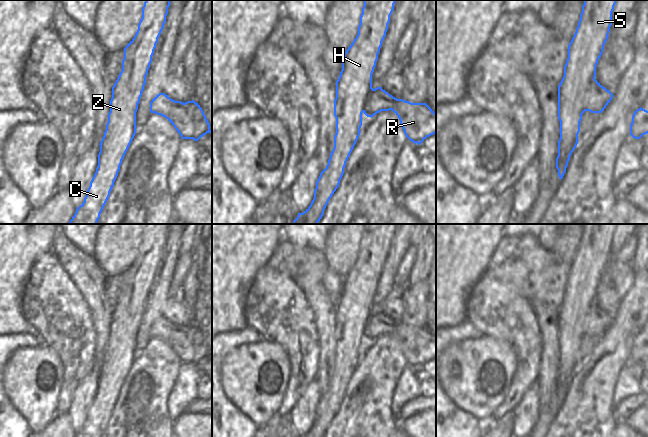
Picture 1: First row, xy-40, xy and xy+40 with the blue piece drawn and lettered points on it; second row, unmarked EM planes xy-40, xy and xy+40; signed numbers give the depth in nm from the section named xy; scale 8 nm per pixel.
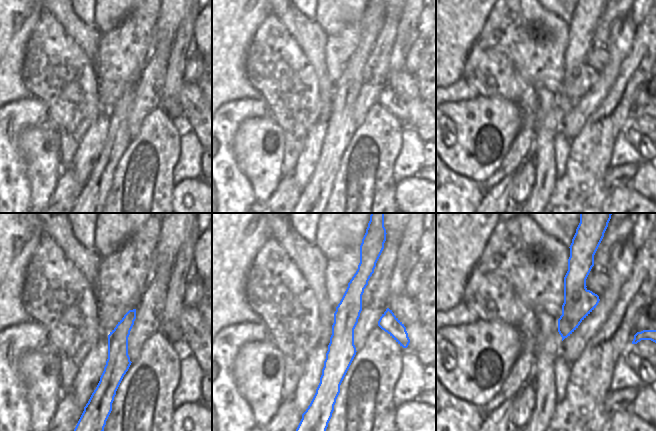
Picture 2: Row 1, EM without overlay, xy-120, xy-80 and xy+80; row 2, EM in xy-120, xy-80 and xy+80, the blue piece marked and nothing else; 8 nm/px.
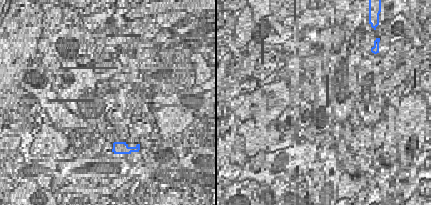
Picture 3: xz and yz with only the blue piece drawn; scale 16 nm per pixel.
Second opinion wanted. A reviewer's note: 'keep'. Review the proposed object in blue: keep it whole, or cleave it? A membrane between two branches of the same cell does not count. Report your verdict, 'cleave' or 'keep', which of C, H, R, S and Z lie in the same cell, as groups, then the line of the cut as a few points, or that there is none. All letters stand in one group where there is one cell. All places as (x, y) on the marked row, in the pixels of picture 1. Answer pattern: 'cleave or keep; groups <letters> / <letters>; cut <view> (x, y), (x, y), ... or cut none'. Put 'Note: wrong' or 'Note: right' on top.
Note: wrong
cleave; groups C H S Z / R; cut xy+40 (606, 89), (600, 98), (590, 104), (589, 110)

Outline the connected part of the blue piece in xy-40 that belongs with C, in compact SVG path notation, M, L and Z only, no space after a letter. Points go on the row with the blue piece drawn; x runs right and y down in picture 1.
M145 0L142 18L134 38L124 48L122 70L112 87L110 112L104 136L100 142L98 166L86 192L84 202L76 209L69 224L97 224L118 176L122 160L136 134L136 112L146 84L146 76L158 38L164 28L170 0Z

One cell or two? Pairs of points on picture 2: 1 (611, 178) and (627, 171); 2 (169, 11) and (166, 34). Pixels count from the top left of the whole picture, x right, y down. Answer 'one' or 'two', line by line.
1: one
2: one

